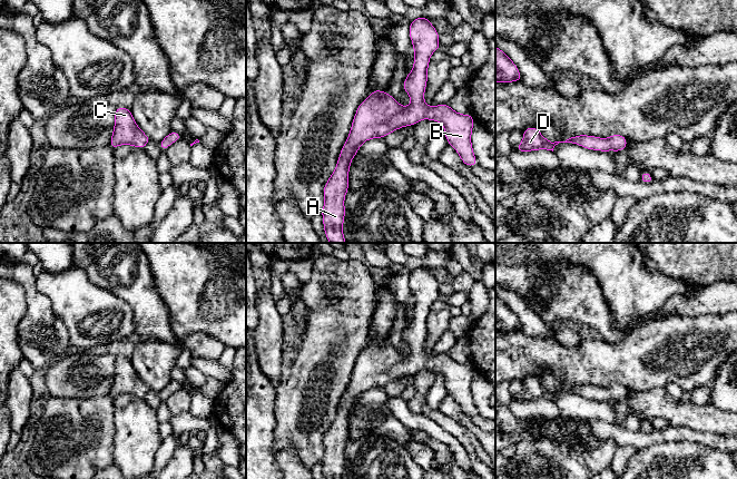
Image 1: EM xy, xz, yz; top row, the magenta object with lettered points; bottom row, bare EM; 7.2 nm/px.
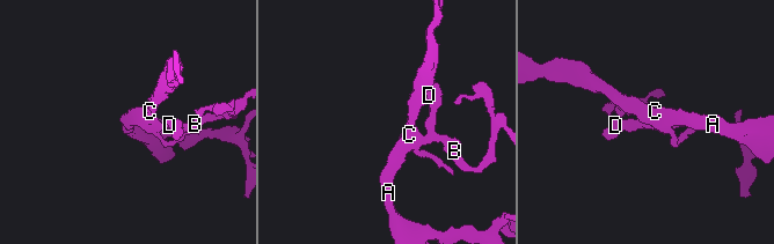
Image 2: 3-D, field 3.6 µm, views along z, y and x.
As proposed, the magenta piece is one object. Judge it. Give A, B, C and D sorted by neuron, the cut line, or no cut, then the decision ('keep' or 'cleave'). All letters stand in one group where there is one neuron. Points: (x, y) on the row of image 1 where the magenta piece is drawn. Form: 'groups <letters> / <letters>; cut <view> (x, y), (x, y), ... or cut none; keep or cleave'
groups A B C D; cut none; keep

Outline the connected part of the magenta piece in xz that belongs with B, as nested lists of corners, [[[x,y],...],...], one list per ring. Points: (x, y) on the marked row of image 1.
[[[419,17],[411,21],[409,35],[414,48],[414,63],[412,71],[407,74],[403,82],[403,90],[407,92],[411,99],[411,105],[409,107],[403,107],[389,92],[379,89],[374,89],[373,92],[358,105],[350,134],[341,149],[336,167],[323,188],[324,207],[321,214],[323,217],[325,236],[330,243],[346,243],[343,235],[343,224],[345,218],[344,199],[348,192],[350,166],[352,159],[364,141],[373,138],[384,138],[396,129],[416,125],[421,119],[434,120],[443,125],[446,141],[459,154],[462,163],[469,167],[479,165],[471,141],[474,117],[471,114],[462,115],[456,113],[449,106],[449,104],[430,107],[424,101],[430,57],[434,51],[441,48],[439,42],[440,33],[429,19],[425,17]]]

